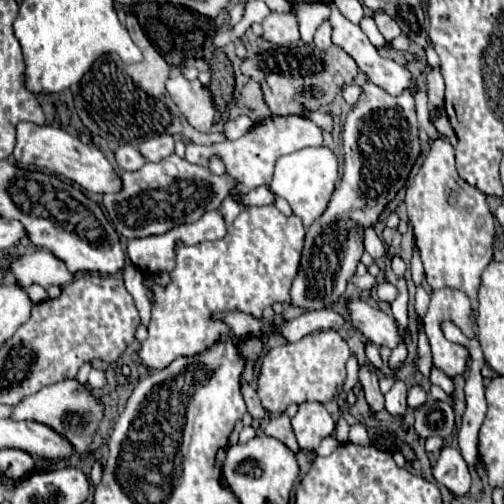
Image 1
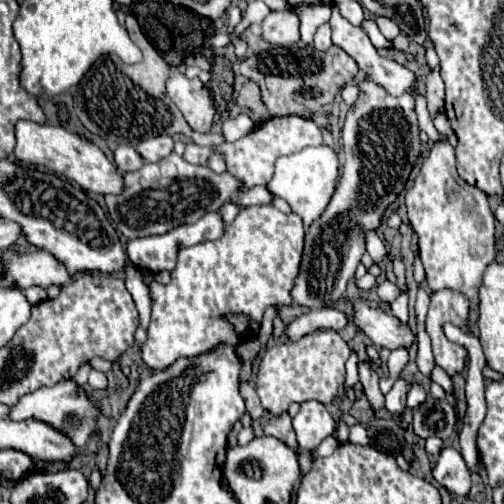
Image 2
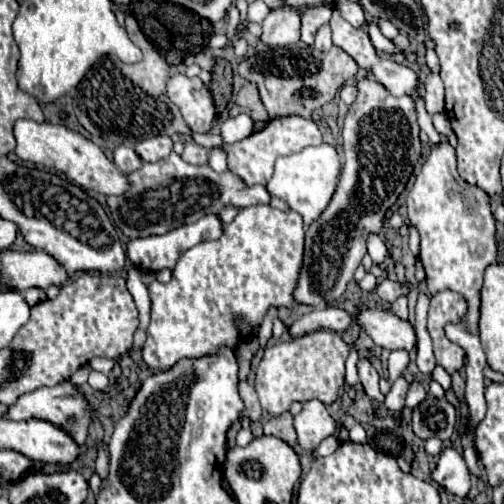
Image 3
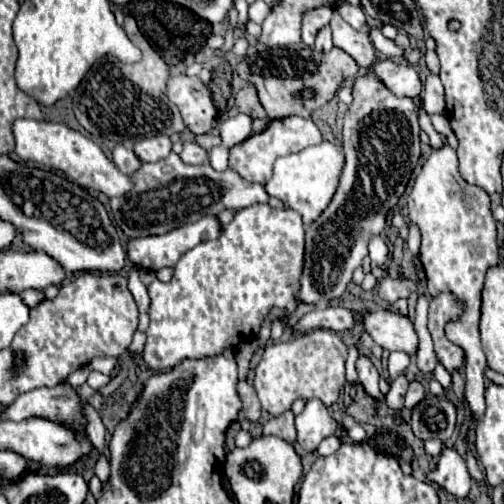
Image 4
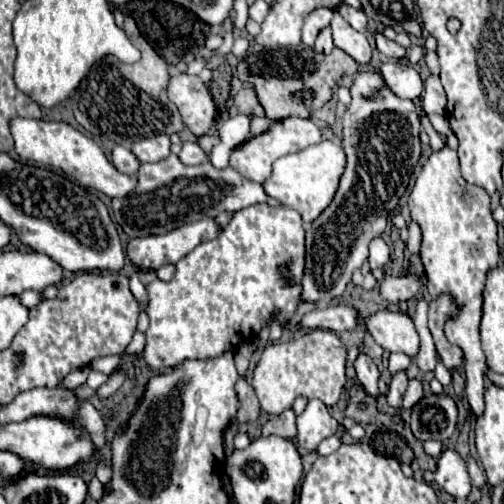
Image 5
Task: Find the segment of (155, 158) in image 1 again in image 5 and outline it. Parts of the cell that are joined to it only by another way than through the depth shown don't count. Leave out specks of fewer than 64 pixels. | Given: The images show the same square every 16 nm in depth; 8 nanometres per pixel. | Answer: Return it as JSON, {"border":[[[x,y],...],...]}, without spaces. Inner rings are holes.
{"border":[[[158,134],[154,138],[144,138],[144,140],[134,142],[130,150],[138,158],[140,164],[160,162],[170,154],[170,138],[166,134]]]}

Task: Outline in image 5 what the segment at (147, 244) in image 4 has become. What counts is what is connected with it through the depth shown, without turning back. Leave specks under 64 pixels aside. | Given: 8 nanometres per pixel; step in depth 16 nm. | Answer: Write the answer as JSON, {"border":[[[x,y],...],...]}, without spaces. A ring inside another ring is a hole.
{"border":[[[198,220],[196,224],[184,224],[164,236],[144,236],[132,238],[128,242],[128,258],[138,268],[158,270],[164,264],[176,264],[186,254],[190,254],[198,244],[214,240],[218,236],[218,226],[214,220]]]}

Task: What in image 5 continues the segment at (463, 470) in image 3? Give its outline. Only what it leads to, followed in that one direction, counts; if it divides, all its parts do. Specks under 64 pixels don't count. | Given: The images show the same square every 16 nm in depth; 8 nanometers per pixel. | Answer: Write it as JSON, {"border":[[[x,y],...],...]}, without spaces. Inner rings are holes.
{"border":[[[444,450],[438,460],[436,472],[426,471],[424,479],[427,483],[436,480],[438,486],[456,500],[466,500],[472,488],[466,464],[454,450]]]}

